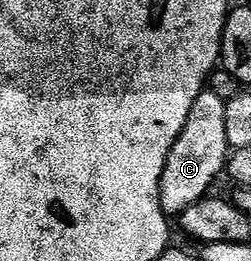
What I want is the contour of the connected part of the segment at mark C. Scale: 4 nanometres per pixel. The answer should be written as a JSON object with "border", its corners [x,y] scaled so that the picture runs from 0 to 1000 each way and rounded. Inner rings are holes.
{"border":[[[829,345],[777,375],[777,406],[761,406],[761,437],[697,559],[681,559],[681,590],[665,590],[665,636],[649,636],[633,774],[661,831],[717,831],[745,789],[777,789],[777,774],[821,762],[837,747],[833,716],[900,655],[920,571],[904,544],[896,391],[873,360]]]}

